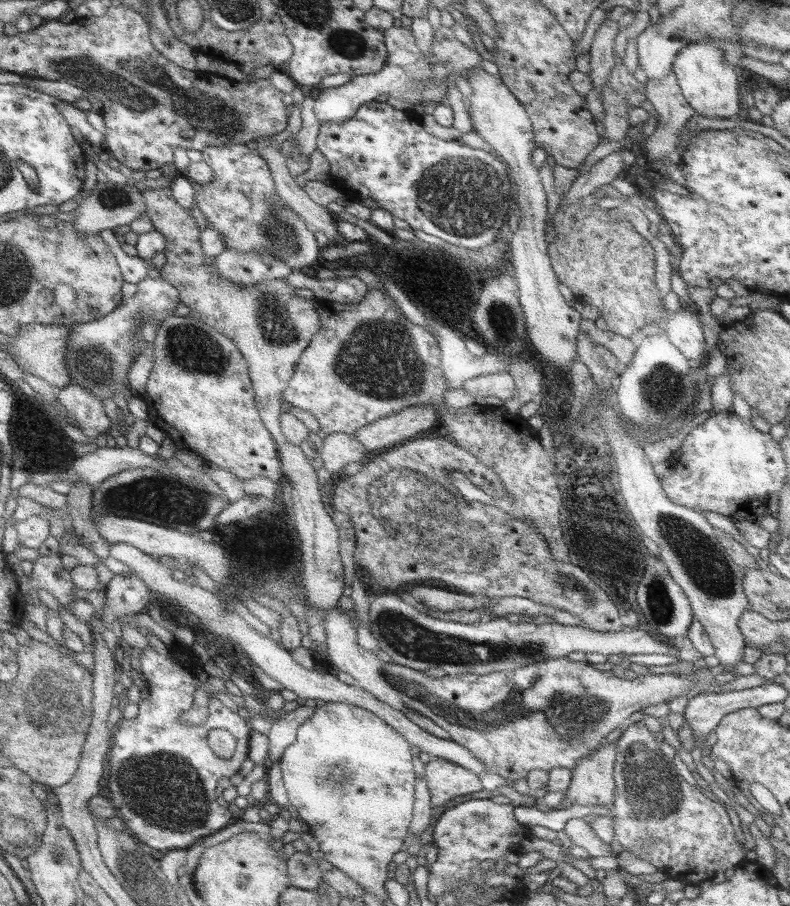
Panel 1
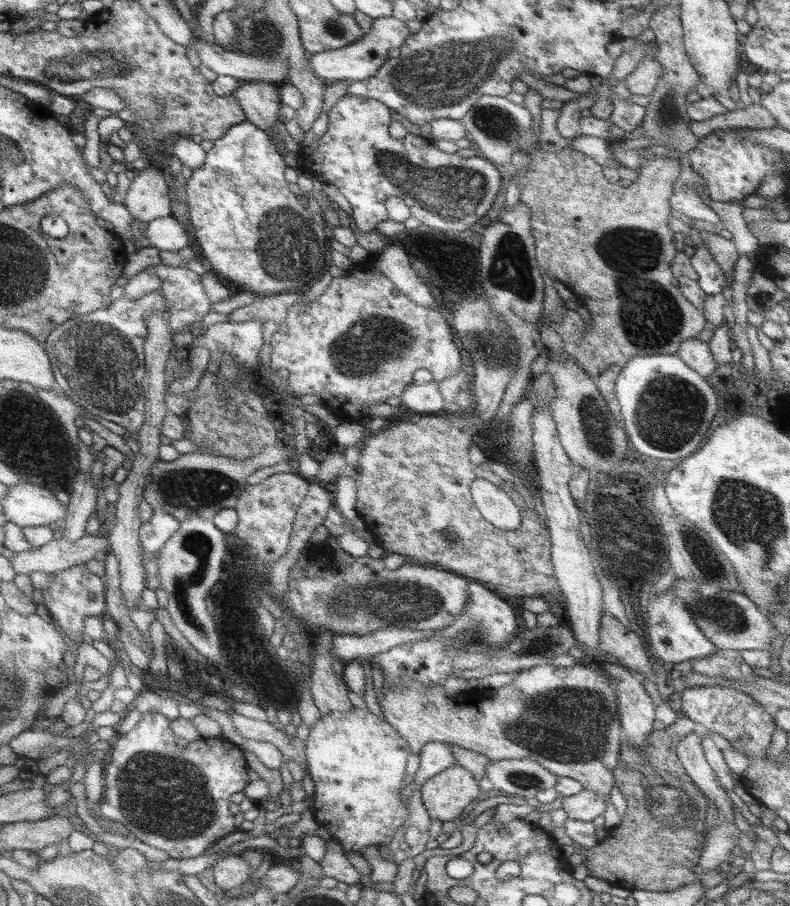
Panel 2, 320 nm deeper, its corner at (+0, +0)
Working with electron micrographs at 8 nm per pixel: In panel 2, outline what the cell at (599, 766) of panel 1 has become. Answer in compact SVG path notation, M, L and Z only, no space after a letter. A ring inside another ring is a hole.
M582 788L573 797L563 797L557 806L567 814L569 821L592 822L605 812L605 799L597 797L591 790Z

